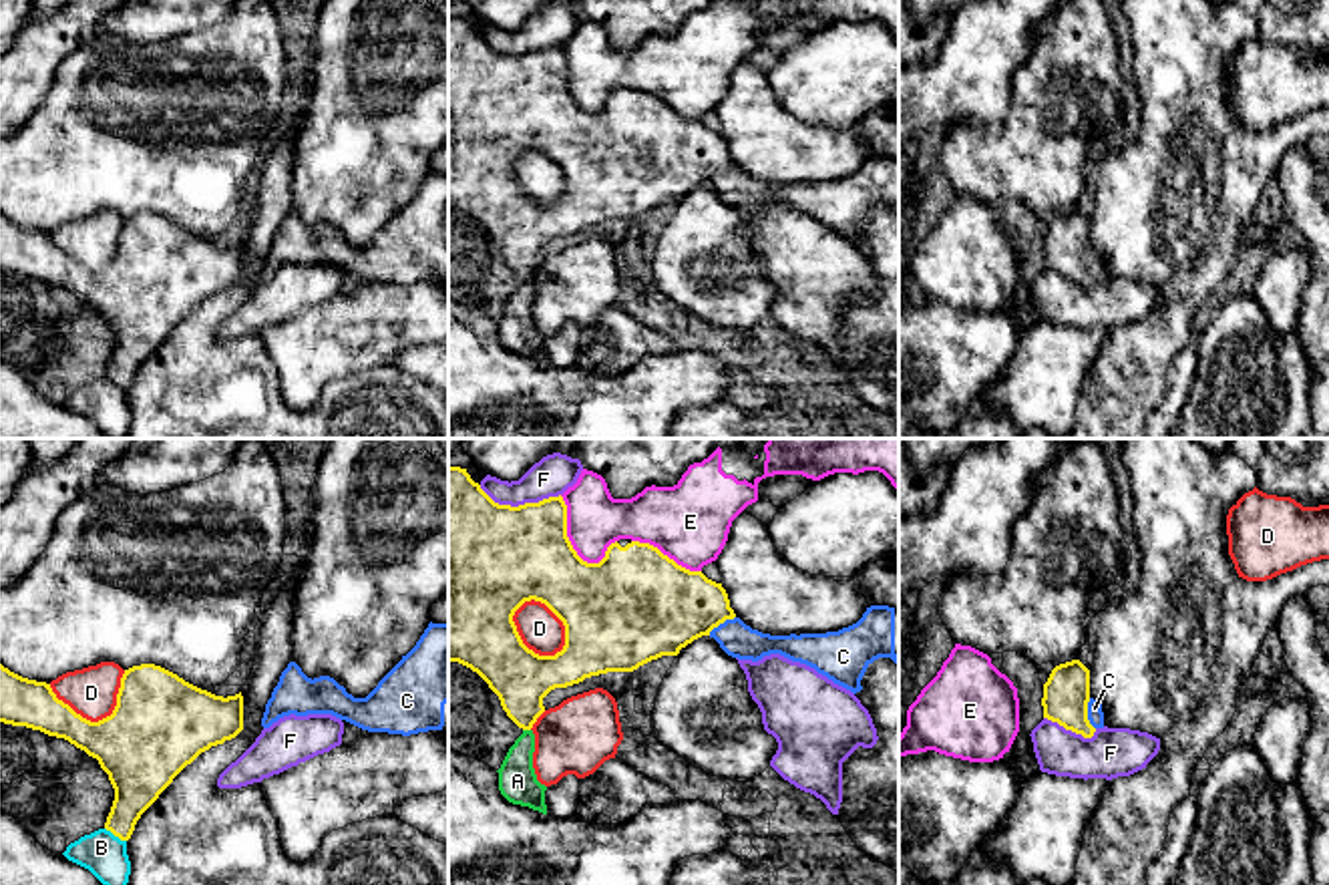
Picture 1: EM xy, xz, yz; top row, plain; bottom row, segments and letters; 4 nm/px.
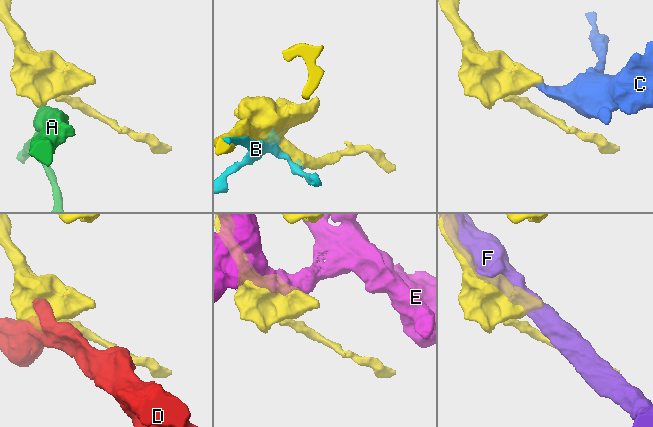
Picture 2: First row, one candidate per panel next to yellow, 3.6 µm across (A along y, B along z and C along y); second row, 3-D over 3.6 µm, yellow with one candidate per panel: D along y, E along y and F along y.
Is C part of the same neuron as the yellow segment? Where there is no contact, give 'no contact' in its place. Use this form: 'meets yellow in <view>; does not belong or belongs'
meets yellow in yz; belongs

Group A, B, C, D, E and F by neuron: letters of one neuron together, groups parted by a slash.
A B / C / D / E / F

